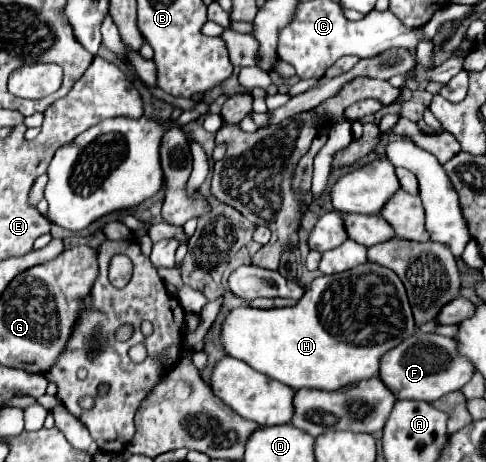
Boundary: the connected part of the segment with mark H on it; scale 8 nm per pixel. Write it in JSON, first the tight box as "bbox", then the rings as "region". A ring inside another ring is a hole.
{"bbox":[221,262,415,390],"region":[[[367,262],[349,272],[319,276],[291,308],[235,308],[221,328],[229,356],[279,380],[293,390],[341,390],[379,376],[383,354],[415,332],[405,286],[385,266]]]}

